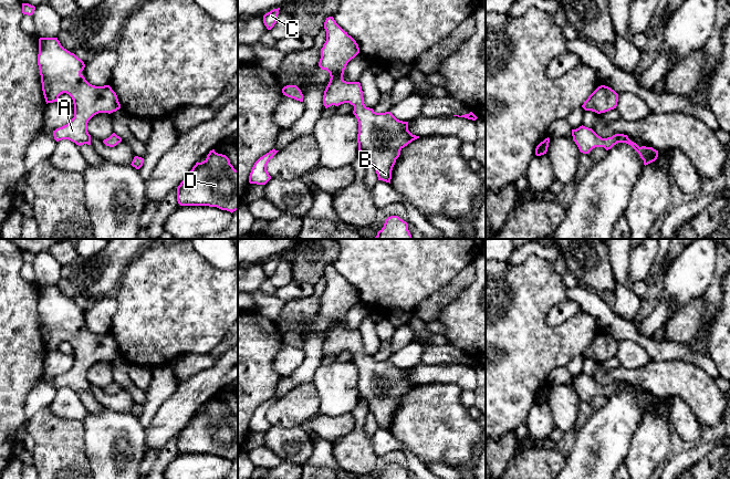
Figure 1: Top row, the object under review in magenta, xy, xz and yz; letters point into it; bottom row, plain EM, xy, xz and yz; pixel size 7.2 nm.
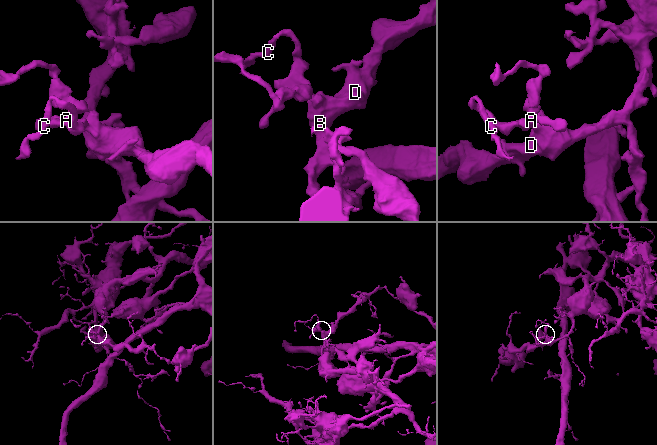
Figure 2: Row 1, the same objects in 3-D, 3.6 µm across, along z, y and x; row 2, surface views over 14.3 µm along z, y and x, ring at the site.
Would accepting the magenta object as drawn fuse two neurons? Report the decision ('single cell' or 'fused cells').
single cell

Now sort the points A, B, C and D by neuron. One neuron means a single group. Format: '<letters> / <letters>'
A B C D

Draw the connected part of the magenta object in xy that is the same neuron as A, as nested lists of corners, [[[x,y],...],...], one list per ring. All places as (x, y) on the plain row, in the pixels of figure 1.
[[[40,285],[38,313],[41,323],[42,339],[46,352],[58,350],[63,341],[69,342],[74,352],[74,365],[64,374],[53,378],[56,389],[69,387],[76,393],[91,393],[91,383],[87,379],[88,368],[98,361],[113,361],[121,356],[116,341],[110,333],[95,334],[90,332],[81,322],[84,317],[84,310],[74,301],[64,296],[58,285]]]

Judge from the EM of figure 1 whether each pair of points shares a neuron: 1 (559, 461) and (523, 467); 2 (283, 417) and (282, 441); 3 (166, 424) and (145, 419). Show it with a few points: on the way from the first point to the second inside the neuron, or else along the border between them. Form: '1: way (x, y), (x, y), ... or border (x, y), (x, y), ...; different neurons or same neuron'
1: way (550, 462), (532, 467); same neuron
2: border (271, 425), (300, 426); different neurons
3: border (166, 399), (145, 428); different neurons

